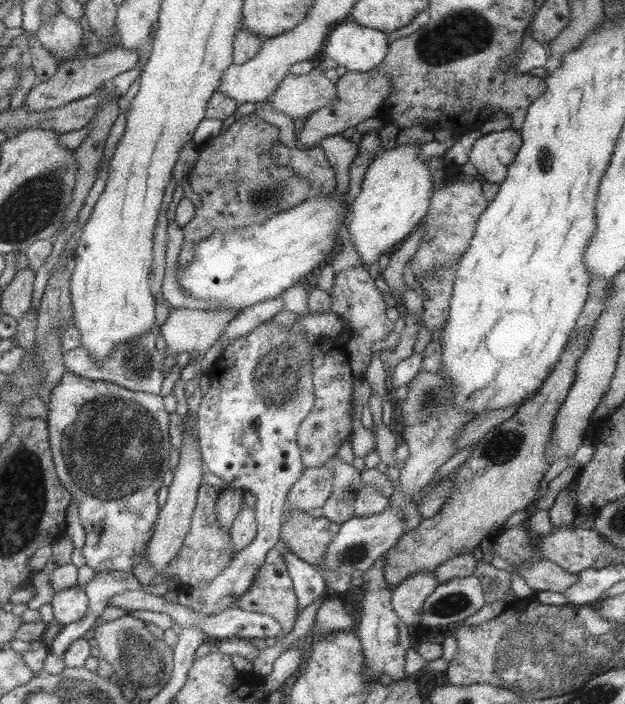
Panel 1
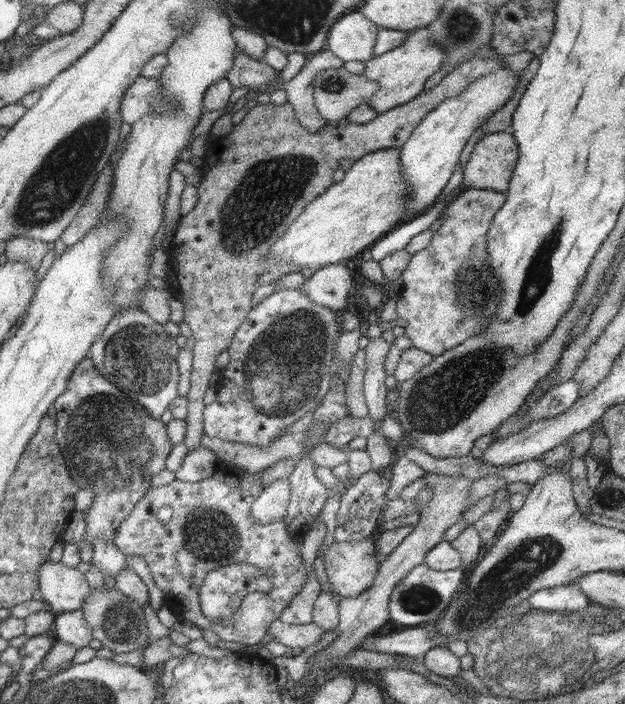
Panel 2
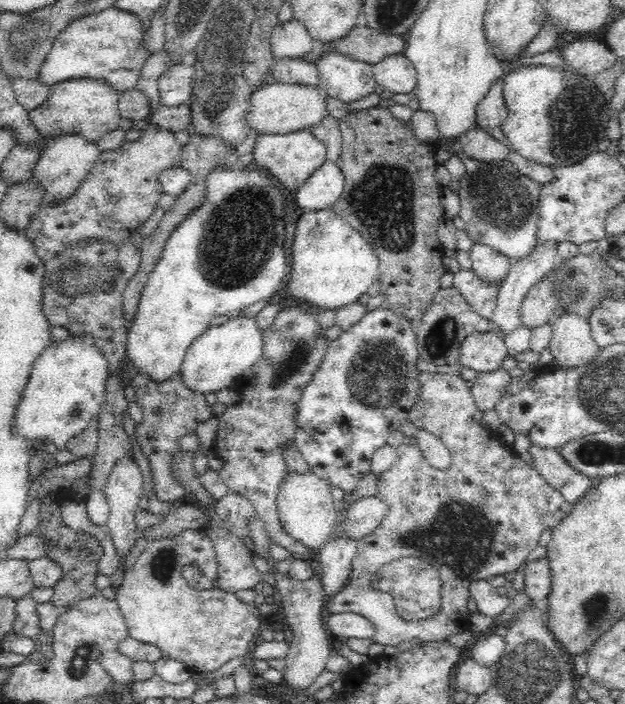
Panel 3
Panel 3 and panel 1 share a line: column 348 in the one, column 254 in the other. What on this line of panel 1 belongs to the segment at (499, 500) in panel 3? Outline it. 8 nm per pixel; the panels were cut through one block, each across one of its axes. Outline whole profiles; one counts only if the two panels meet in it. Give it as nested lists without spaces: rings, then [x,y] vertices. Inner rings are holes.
[[[273,547],[265,553],[265,560],[255,575],[257,576],[253,578],[253,584],[247,588],[247,592],[234,600],[232,606],[241,608],[249,614],[272,616],[282,626],[283,635],[288,633],[293,626],[295,616],[297,616],[297,603],[280,547]]]

